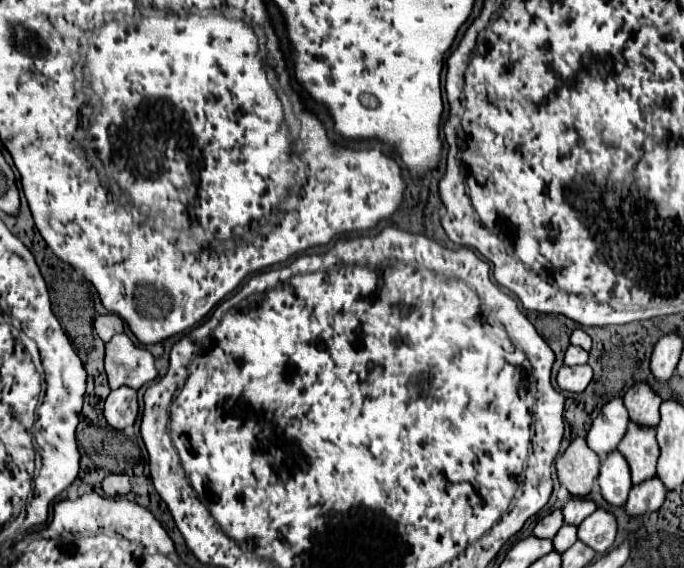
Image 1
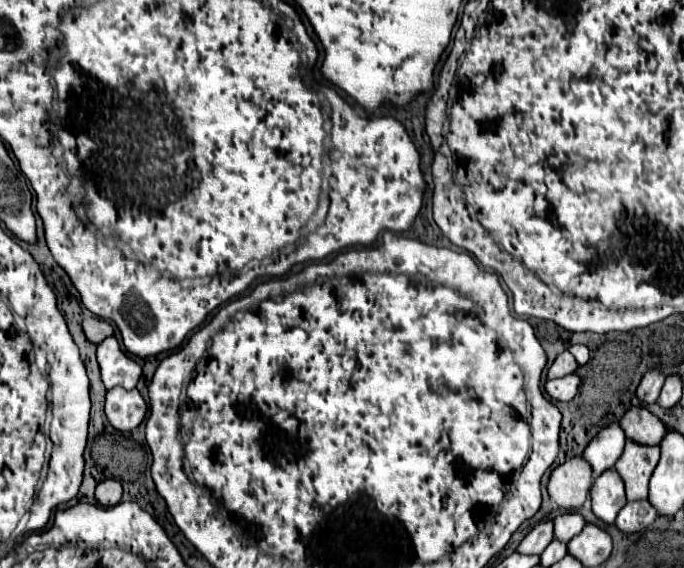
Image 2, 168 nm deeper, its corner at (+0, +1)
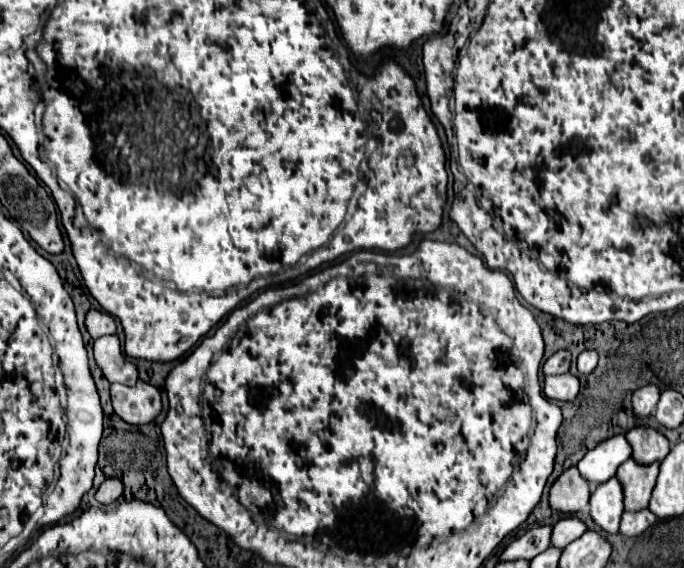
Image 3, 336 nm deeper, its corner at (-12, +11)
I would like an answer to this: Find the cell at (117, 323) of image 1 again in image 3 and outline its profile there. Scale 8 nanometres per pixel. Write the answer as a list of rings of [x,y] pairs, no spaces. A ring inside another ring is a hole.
[[[90,310],[86,314],[86,328],[92,338],[100,338],[100,336],[116,332],[116,320],[108,312]]]

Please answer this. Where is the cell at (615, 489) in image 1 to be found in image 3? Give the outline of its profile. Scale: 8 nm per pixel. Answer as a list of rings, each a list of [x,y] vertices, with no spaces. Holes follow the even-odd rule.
[[[616,476],[594,488],[590,496],[590,514],[602,530],[618,532],[624,514],[624,490],[620,490]]]

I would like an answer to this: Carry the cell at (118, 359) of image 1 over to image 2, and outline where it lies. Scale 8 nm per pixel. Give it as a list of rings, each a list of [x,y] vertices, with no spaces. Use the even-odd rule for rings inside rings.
[[[114,336],[102,340],[96,350],[100,376],[106,386],[106,390],[114,386],[122,386],[126,390],[136,388],[136,382],[142,374],[142,368],[126,356],[126,352],[120,348],[118,340]]]

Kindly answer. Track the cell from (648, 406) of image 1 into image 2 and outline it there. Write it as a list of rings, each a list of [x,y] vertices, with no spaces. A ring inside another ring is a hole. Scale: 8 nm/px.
[[[644,406],[630,408],[622,416],[620,426],[628,440],[642,444],[642,446],[660,446],[660,442],[666,434],[664,424],[652,412],[648,412]]]

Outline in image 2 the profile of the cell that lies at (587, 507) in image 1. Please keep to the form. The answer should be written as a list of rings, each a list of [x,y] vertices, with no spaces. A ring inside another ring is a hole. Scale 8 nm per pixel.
[[[564,512],[554,518],[554,540],[558,542],[570,542],[574,536],[578,536],[584,528],[584,518],[576,512]]]

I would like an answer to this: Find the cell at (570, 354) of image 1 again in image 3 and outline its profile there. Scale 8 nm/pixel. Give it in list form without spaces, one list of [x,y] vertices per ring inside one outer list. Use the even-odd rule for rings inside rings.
[[[558,350],[556,354],[552,354],[546,364],[544,364],[544,374],[564,374],[570,370],[570,352],[568,350]]]

